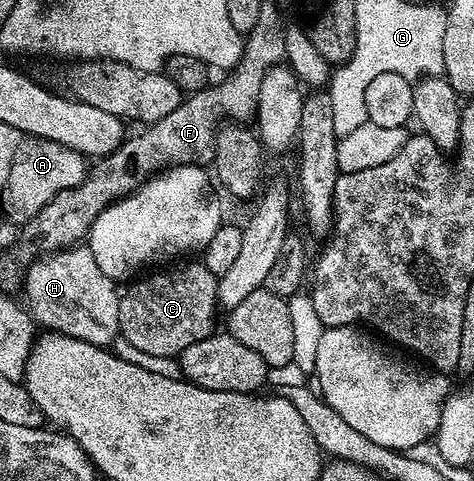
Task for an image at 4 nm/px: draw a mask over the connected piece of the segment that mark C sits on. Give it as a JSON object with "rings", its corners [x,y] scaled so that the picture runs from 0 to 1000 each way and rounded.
{"rings":[[[424,541],[297,576],[274,588],[285,593],[268,590],[249,620],[249,690],[257,705],[306,736],[373,744],[405,713],[454,690],[462,570],[439,563]]]}

